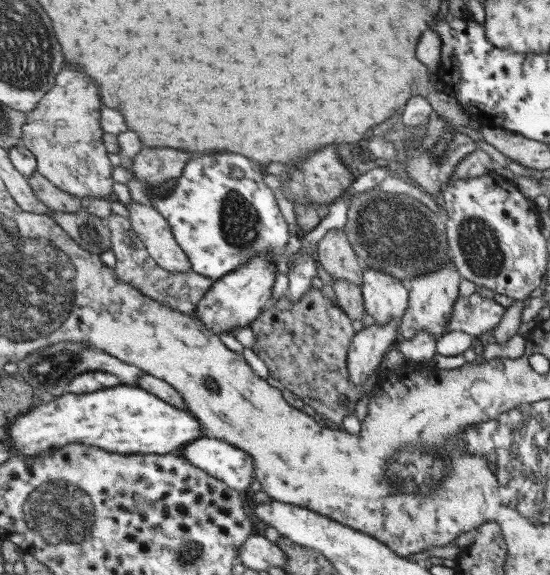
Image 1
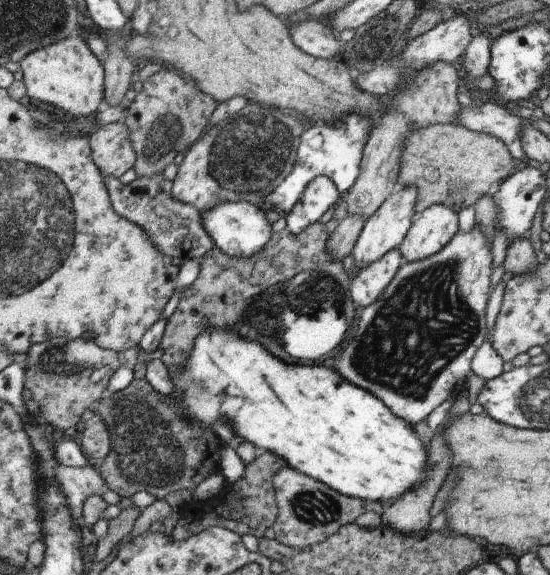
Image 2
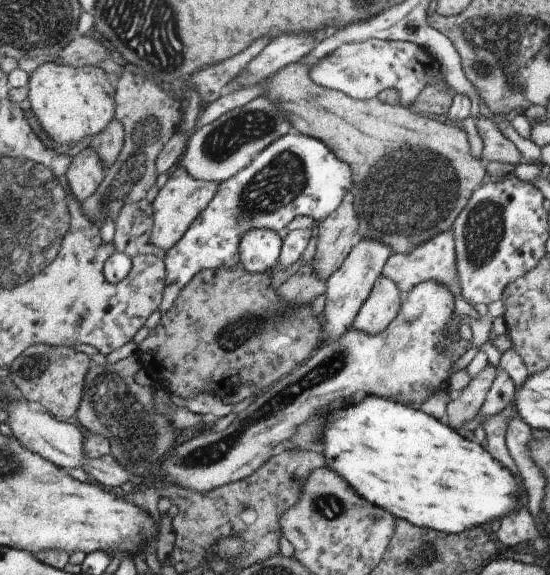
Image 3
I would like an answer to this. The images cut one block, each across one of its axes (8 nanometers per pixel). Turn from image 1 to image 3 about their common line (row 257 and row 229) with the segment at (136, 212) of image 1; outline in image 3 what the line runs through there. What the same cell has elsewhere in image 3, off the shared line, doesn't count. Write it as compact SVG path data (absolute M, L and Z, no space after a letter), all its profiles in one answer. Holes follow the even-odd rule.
M177 166L173 170L173 174L169 176L167 184L163 190L159 190L153 206L155 206L155 228L151 234L151 242L153 246L171 252L171 248L175 248L183 236L187 236L187 230L191 228L191 224L195 224L195 220L203 214L203 210L207 210L211 206L211 200L215 200L215 194L219 192L221 184L217 182L205 182L205 180L195 180L187 168Z

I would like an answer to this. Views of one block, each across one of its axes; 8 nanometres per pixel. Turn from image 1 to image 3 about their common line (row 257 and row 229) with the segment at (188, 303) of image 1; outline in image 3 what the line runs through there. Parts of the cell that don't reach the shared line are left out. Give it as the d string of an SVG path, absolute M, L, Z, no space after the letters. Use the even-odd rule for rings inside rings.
M147 200L137 204L127 204L115 222L113 244L117 252L129 254L131 258L141 254L155 254L165 258L167 252L153 246L151 234L155 228L155 206Z

